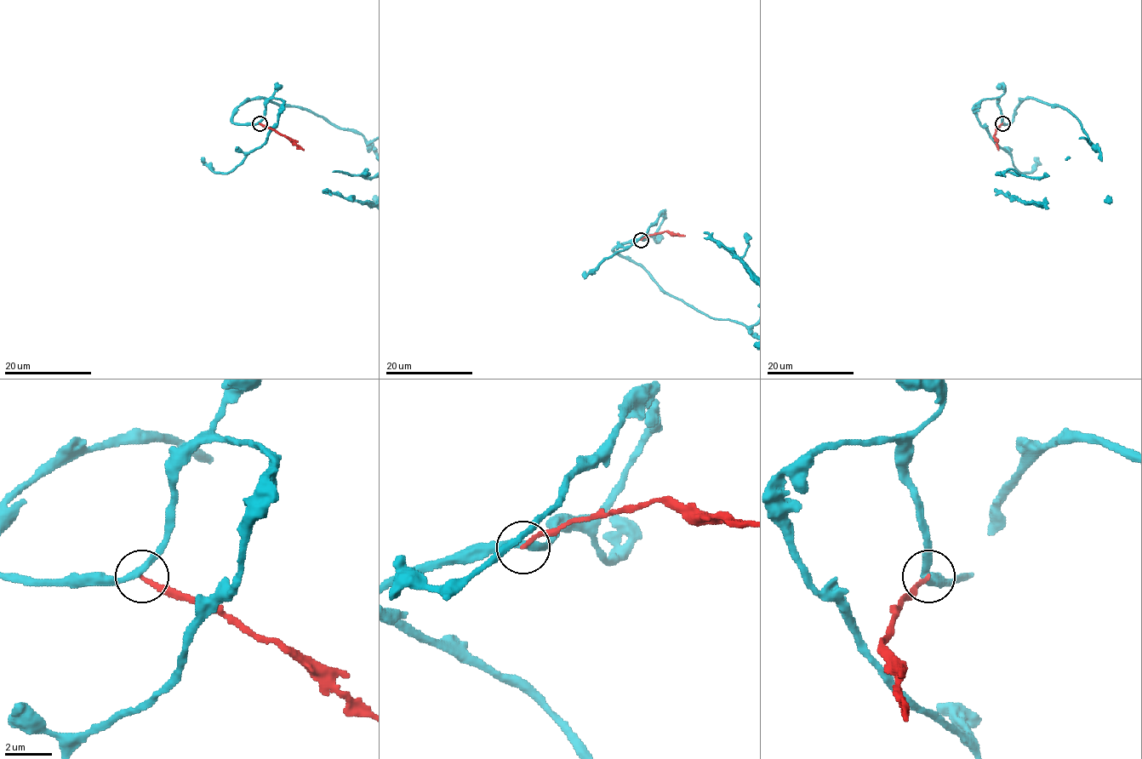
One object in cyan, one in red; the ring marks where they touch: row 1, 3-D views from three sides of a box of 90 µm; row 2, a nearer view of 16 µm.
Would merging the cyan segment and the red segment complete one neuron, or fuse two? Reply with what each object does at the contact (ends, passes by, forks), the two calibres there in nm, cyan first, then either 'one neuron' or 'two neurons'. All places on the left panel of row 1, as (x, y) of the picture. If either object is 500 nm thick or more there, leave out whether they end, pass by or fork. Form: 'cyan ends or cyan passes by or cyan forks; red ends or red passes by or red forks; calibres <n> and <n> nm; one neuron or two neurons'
cyan passes by; red ends; calibres 280 and 170 nm; two neurons

